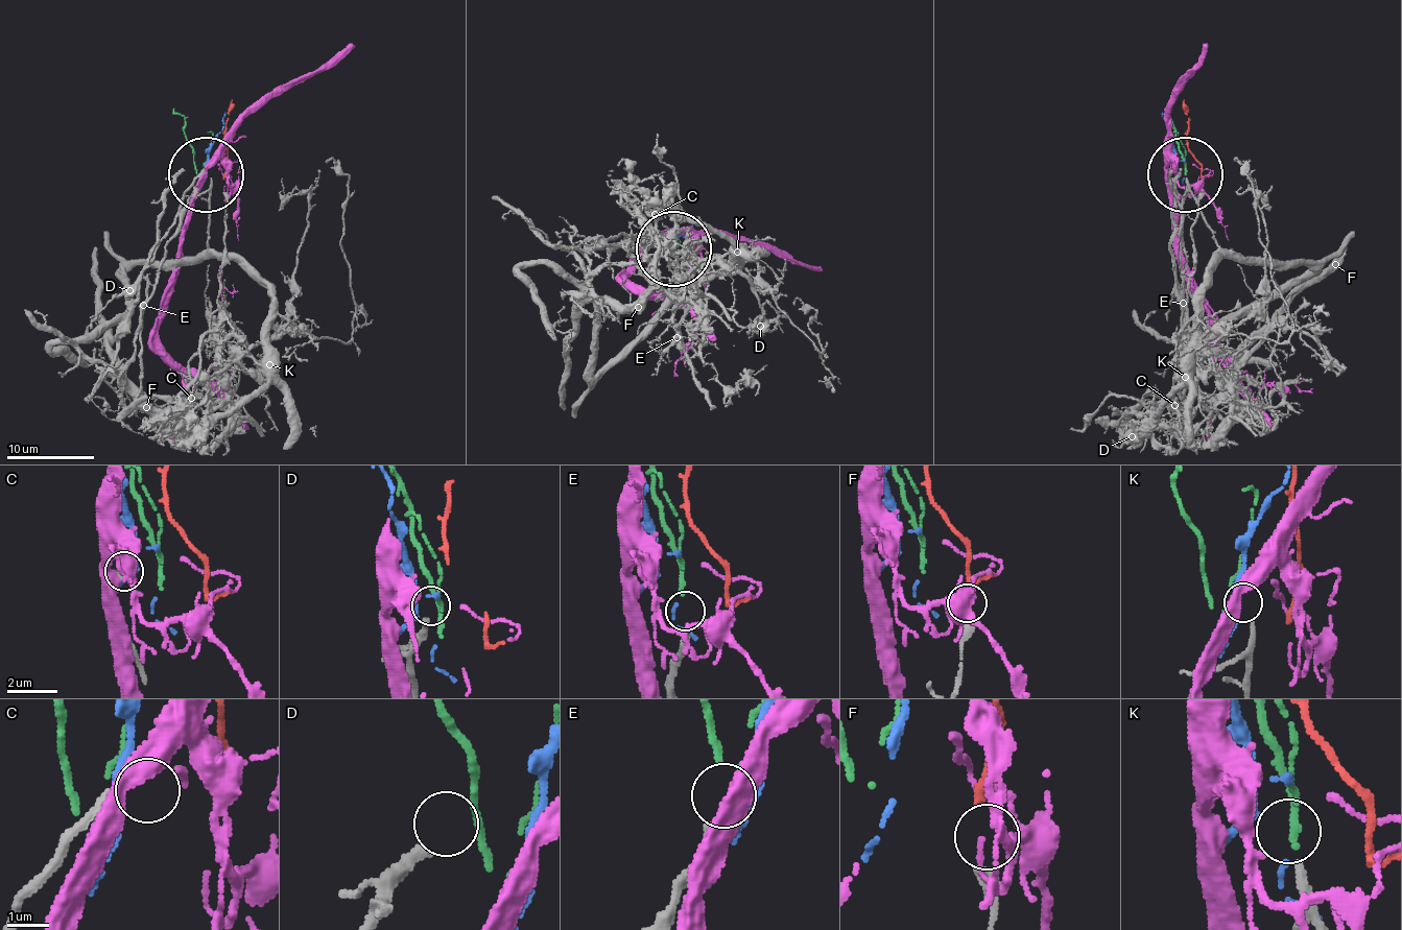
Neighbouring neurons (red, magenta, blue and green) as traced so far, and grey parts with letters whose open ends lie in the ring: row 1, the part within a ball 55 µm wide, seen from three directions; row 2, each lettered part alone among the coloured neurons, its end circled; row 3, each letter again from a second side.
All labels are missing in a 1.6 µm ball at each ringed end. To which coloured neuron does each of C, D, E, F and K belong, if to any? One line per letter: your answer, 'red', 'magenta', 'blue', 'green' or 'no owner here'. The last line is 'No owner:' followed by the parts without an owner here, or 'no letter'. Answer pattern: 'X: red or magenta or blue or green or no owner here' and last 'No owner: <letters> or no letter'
C: no owner here
D: no owner here
E: green
F: red
K: no owner here
No owner: C, D, K

